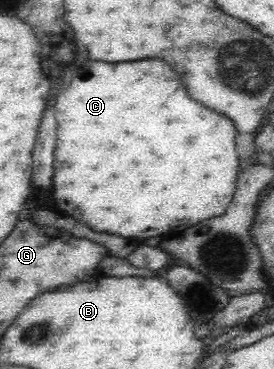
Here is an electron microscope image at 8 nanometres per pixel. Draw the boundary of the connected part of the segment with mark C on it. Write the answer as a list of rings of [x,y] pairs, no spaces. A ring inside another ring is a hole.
[[[144,59],[134,63],[98,63],[88,61],[78,69],[78,73],[72,77],[70,85],[56,97],[56,121],[58,121],[58,143],[56,143],[56,175],[54,175],[54,203],[60,211],[72,215],[78,221],[88,223],[96,231],[106,231],[122,237],[134,237],[134,239],[148,239],[156,235],[164,235],[174,229],[186,229],[190,225],[196,225],[204,219],[222,215],[232,201],[238,181],[238,153],[236,152],[236,139],[239,134],[232,119],[226,114],[216,113],[202,103],[190,99],[180,85],[180,77],[172,71],[172,67],[166,63],[160,63],[158,59]]]

